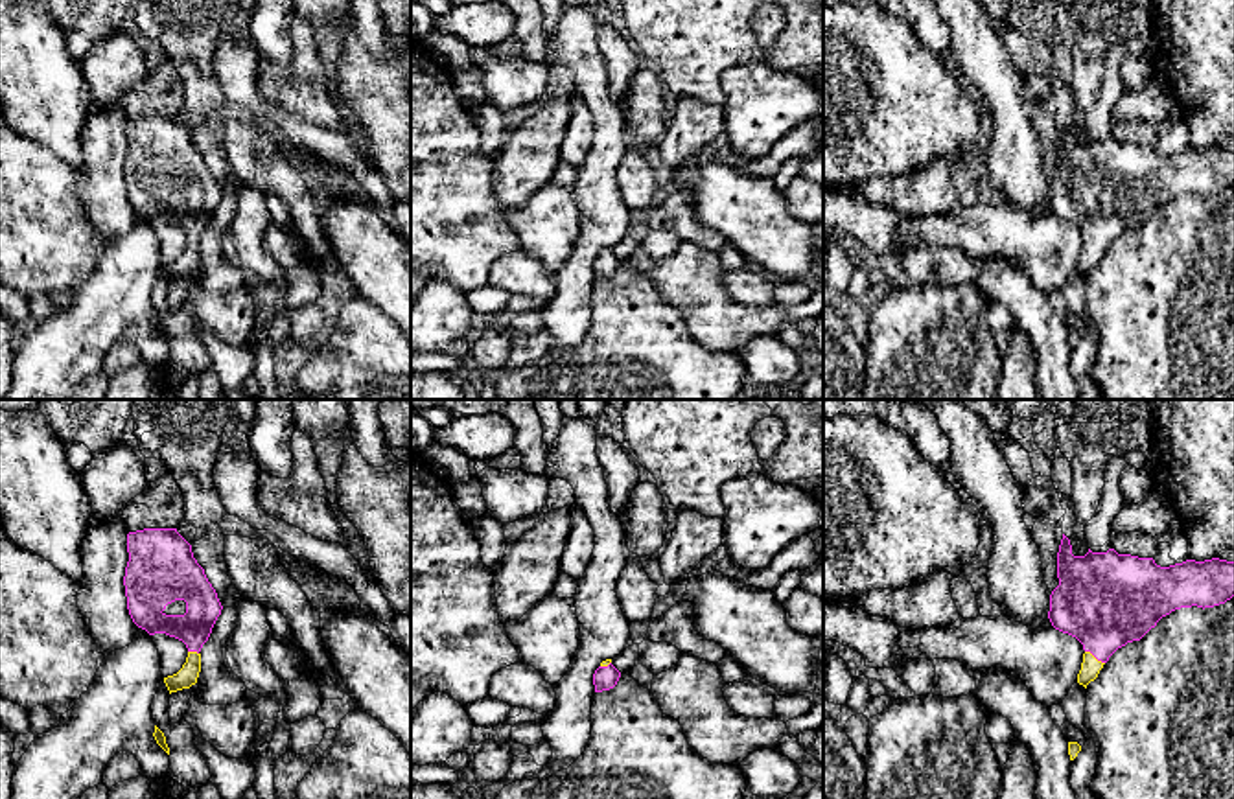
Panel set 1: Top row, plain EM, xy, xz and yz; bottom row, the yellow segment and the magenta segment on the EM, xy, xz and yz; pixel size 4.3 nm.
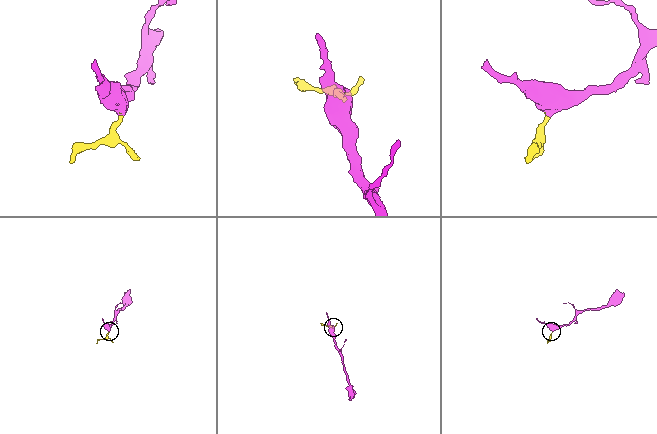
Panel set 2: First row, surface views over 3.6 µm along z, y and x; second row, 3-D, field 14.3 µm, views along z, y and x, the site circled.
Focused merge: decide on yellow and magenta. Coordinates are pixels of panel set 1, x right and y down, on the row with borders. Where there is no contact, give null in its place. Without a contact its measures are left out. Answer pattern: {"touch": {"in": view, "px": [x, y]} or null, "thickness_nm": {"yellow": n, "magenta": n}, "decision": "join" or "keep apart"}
{"touch": {"in": "yz", "px": [1093, 656]}, "thickness_nm": {"yellow": 90, "magenta": 420}, "decision": "join"}

